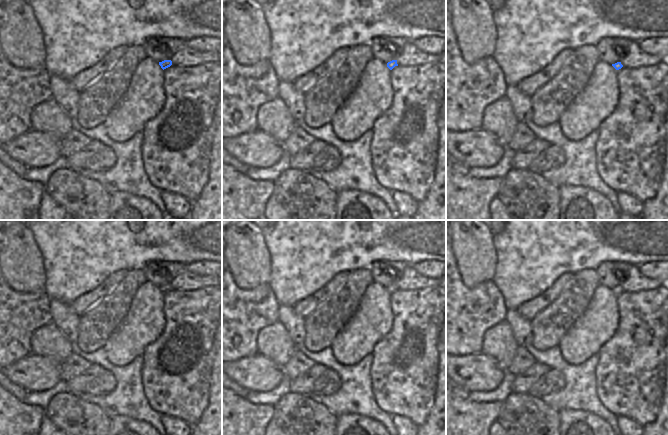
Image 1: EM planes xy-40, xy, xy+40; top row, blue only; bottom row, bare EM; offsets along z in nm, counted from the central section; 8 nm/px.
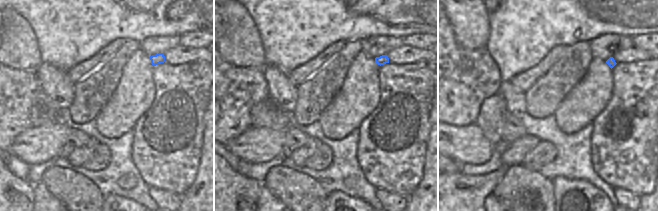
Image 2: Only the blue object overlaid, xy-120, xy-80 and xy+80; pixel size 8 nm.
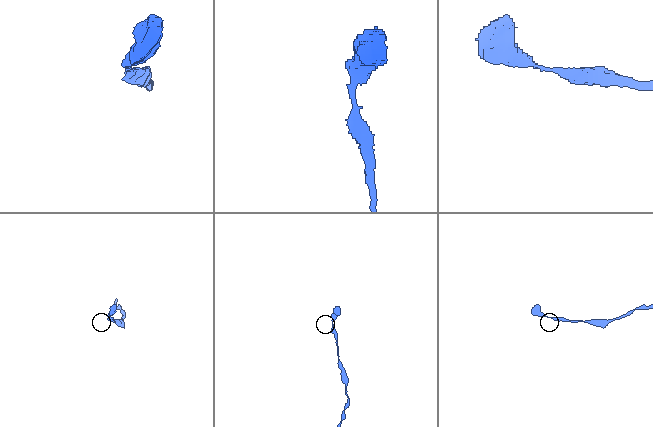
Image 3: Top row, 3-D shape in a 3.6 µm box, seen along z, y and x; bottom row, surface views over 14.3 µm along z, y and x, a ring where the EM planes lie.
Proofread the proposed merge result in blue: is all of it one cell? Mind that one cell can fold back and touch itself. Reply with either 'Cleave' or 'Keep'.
Keep

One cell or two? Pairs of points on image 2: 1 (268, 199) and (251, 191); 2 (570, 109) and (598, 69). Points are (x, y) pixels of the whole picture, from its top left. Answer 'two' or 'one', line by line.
1: two
2: one

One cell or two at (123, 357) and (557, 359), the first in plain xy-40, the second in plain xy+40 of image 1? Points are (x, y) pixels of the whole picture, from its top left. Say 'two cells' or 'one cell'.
two cells

